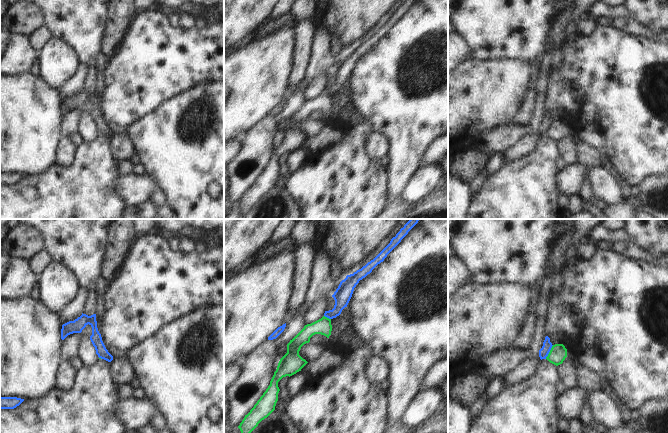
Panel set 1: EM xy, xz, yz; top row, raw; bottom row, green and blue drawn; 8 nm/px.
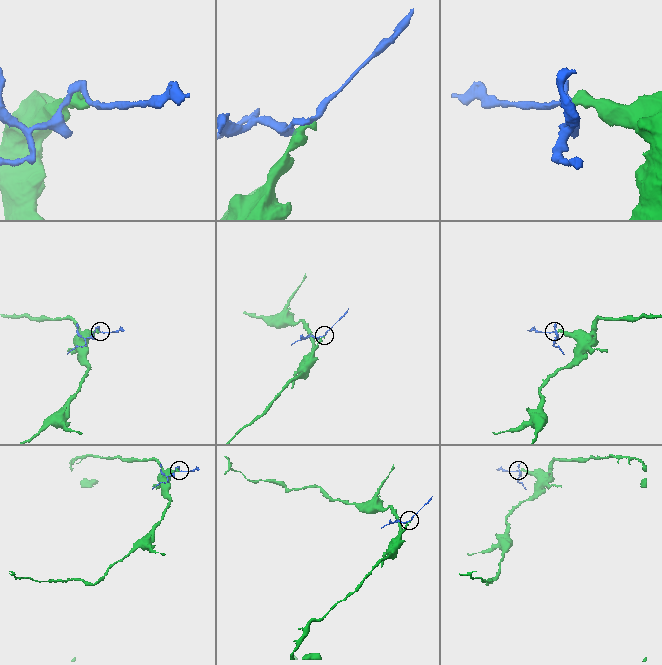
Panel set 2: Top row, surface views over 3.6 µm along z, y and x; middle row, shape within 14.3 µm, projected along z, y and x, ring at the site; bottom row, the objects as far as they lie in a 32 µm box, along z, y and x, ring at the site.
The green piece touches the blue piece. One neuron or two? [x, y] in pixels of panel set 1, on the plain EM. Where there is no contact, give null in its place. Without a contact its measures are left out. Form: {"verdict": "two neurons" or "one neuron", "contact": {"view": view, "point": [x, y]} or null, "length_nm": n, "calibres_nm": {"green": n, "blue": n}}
{"verdict": "two neurons", "contact": {"view": "yz", "point": [549, 128]}, "length_nm": 130, "calibres_nm": {"green": 140, "blue": 80}}

